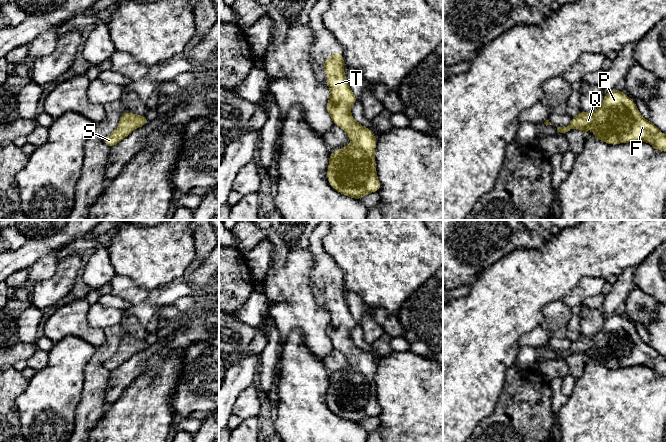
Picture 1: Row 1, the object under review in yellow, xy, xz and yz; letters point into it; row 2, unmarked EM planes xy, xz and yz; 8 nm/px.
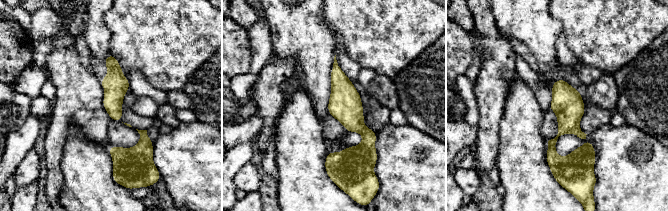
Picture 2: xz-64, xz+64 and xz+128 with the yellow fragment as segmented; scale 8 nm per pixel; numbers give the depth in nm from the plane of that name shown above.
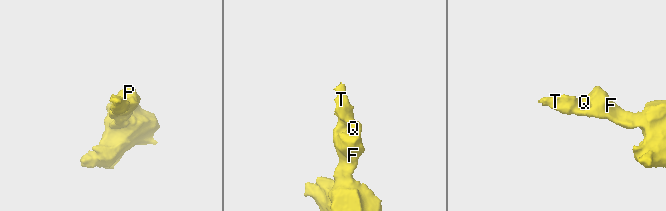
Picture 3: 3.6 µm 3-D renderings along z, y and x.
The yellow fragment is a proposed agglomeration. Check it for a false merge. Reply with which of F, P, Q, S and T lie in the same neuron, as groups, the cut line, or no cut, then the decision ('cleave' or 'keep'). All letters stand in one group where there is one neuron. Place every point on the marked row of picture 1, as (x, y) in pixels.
F P Q S T; no cut; keep

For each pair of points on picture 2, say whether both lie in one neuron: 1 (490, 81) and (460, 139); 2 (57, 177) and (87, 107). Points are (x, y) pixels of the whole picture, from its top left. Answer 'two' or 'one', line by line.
1: two
2: one

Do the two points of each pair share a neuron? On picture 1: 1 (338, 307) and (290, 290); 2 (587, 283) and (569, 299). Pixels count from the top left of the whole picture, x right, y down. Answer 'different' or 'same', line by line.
1: different
2: same

